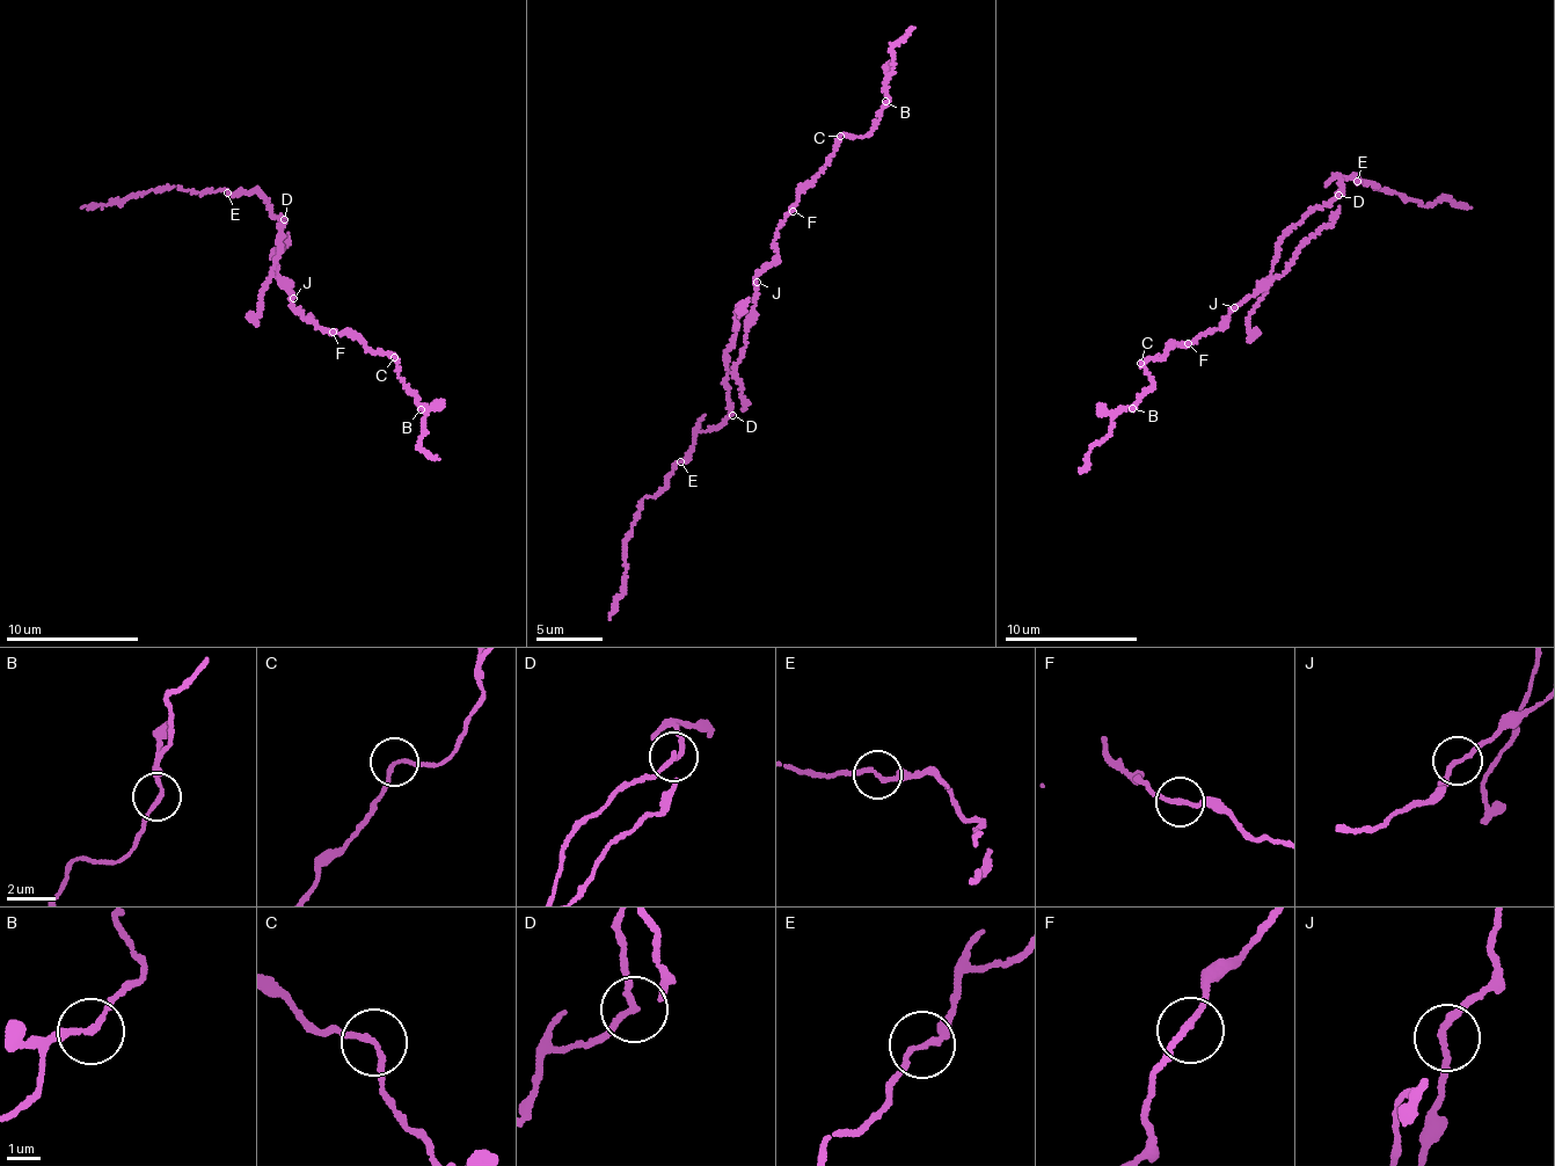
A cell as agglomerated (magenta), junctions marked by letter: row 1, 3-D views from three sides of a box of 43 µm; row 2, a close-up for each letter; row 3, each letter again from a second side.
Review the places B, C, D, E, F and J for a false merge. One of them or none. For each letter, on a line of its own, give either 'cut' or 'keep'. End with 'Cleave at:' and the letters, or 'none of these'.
B: keep
C: keep
D: cut
E: keep
F: keep
J: keep
Cleave at: D

